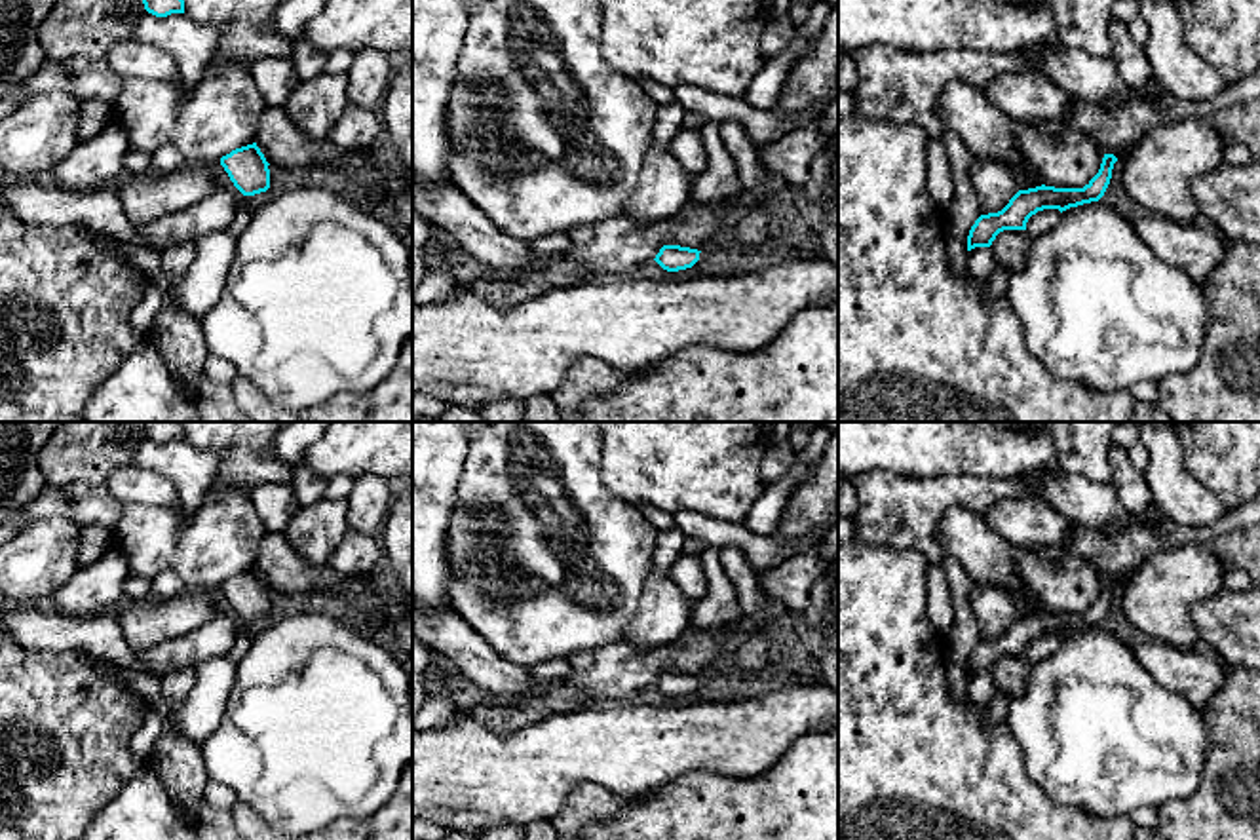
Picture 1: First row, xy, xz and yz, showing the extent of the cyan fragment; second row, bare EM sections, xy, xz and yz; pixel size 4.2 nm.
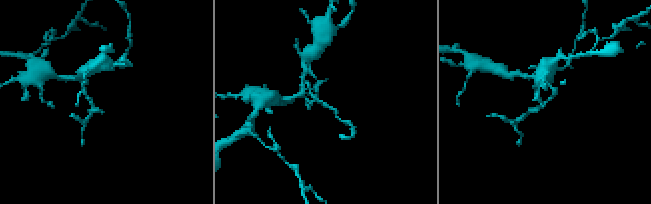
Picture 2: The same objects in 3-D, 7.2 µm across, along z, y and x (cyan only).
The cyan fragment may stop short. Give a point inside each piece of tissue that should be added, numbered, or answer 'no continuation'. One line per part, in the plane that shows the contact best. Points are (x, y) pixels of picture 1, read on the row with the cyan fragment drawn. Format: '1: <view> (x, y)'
no continuation

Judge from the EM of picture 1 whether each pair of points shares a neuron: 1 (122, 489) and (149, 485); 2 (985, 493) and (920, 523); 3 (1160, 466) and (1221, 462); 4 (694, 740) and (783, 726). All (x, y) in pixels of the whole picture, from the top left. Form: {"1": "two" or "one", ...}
{"1": "one", "2": "one", "3": "two", "4": "one"}

